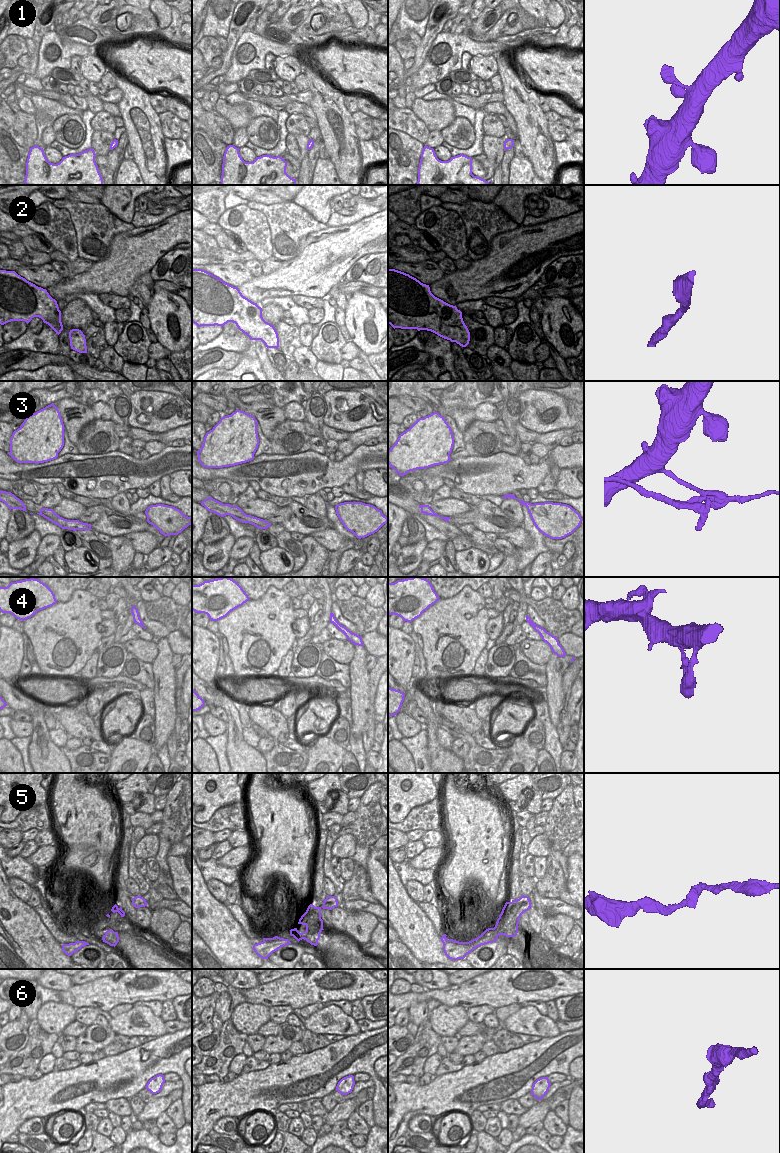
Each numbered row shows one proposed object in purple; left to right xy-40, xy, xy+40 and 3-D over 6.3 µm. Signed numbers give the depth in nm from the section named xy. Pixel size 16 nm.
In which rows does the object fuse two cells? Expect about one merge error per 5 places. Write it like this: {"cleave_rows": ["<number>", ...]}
{"cleave_rows": ["3"]}

